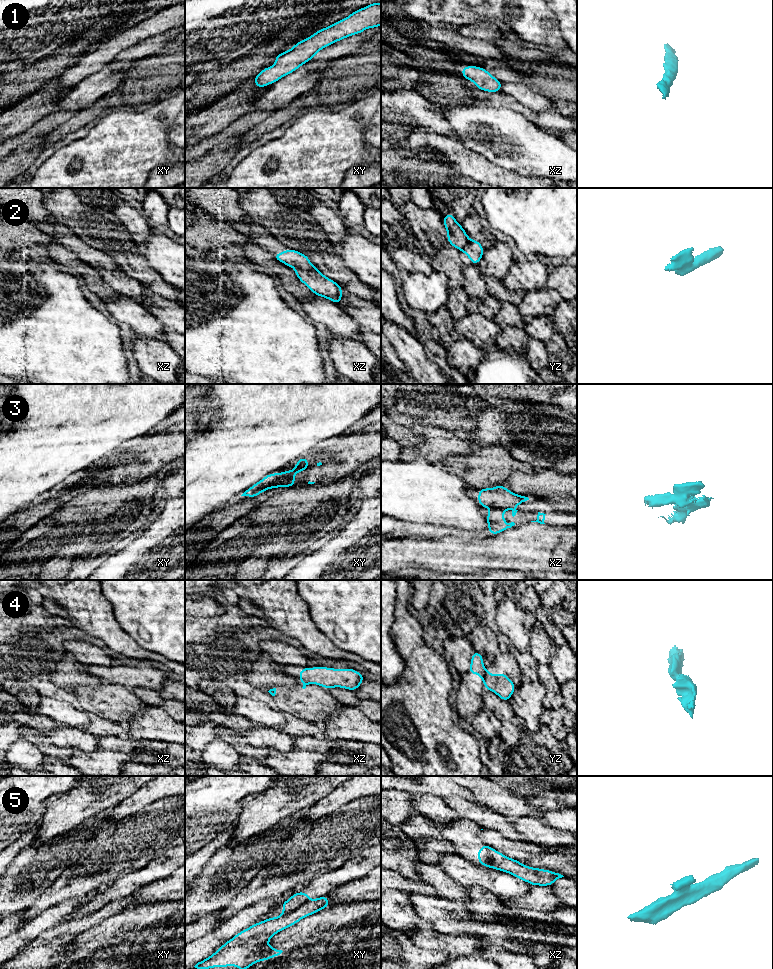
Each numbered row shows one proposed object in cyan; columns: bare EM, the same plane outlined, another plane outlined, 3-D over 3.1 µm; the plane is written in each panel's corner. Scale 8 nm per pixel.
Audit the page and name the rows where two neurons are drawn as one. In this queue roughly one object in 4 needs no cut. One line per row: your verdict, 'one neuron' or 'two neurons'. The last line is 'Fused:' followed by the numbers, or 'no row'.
1: one neuron
2: two neurons
3: two neurons
4: two neurons
5: two neurons
Fused: 2, 3, 4, 5

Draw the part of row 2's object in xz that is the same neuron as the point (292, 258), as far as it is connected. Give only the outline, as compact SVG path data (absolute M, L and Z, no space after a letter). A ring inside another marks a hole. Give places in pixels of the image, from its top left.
M287 249L281 253L276 253L273 259L295 269L299 268L310 272L319 272L319 270L309 261L308 256L294 249Z

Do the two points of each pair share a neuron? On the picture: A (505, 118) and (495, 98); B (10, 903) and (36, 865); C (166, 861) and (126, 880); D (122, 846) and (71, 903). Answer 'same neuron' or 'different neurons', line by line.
A: different neurons
B: same neuron
C: same neuron
D: different neurons

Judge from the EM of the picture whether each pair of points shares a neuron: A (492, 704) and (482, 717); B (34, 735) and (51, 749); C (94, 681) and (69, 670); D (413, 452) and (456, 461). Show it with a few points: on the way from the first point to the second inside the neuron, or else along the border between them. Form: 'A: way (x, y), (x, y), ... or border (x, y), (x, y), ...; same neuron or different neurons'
A: border (483, 706), (499, 720), (500, 729); different neurons
B: way (36, 740), (46, 749); same neuron
C: way (88, 680), (75, 675); same neuron
D: border (468, 453), (448, 456), (439, 463); different neurons

